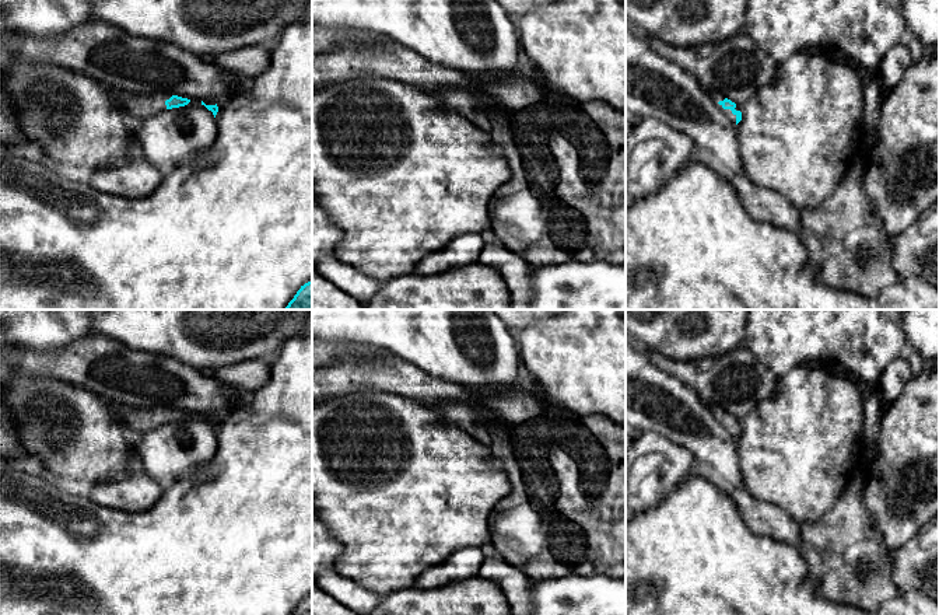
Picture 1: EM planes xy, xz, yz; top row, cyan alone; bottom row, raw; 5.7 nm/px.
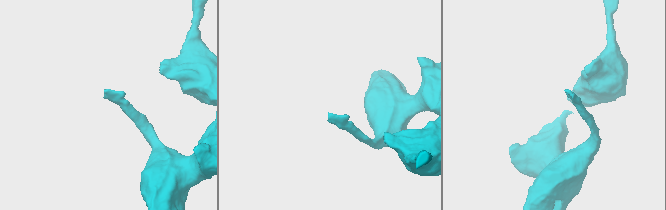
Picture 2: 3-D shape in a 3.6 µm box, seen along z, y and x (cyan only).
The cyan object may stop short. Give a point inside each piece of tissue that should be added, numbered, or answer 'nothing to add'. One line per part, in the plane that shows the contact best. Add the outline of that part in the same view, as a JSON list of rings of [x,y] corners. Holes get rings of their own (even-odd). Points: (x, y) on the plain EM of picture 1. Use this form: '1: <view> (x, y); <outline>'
1: yz (717, 411); [[[711,406],[712,413],[715,415],[715,417],[723,424],[723,427],[736,437],[736,429],[732,427],[730,423],[723,423],[722,419],[719,419],[719,415],[723,415],[725,410],[721,406]]]

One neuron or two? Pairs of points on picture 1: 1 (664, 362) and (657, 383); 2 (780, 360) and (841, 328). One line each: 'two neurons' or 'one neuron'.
1: two neurons
2: one neuron

